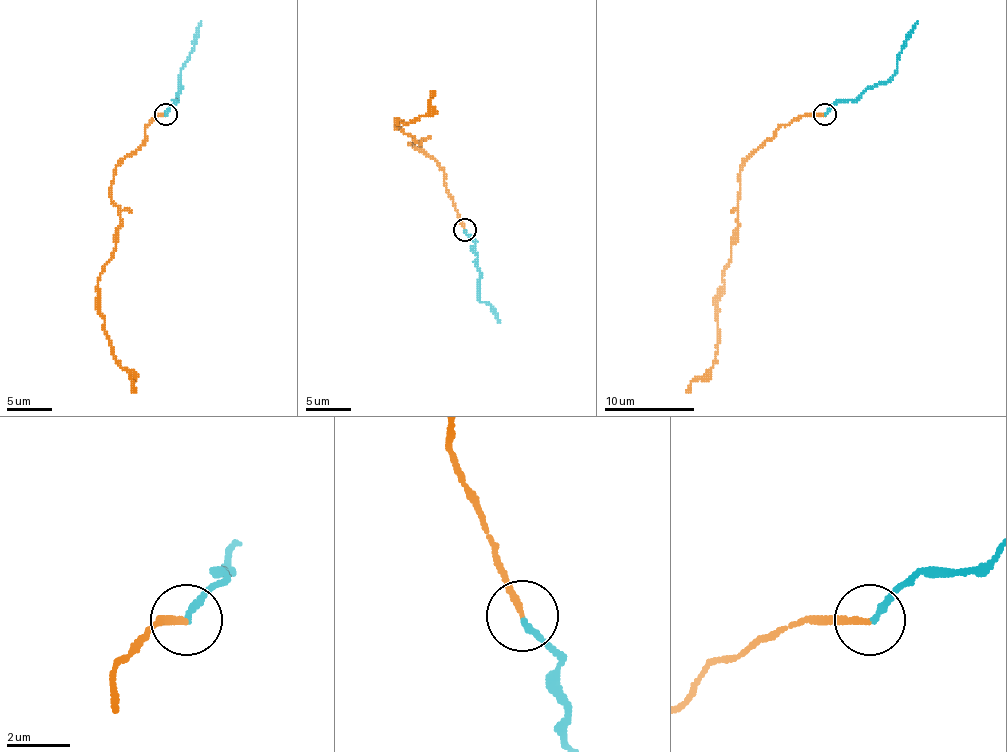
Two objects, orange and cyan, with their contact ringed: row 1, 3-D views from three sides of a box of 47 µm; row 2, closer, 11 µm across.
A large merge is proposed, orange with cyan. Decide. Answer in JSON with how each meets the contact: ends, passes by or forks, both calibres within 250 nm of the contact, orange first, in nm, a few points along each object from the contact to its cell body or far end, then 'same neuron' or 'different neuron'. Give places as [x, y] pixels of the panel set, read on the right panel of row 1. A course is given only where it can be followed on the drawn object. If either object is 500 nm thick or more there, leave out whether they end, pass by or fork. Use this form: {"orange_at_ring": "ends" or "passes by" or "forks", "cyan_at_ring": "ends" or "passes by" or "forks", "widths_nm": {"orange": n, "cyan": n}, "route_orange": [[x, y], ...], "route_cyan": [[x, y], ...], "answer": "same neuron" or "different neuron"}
{"orange_at_ring": "ends", "cyan_at_ring": "ends", "widths_nm": {"orange": 180, "cyan": 200}, "route_orange": [[825, 113], [798, 115], [740, 167], [737, 228], [722, 275], [715, 363], [686, 392]], "route_cyan": [[825, 113], [839, 102], [857, 100], [868, 88], [893, 77], [906, 35], [917, 21]], "answer": "same neuron"}

